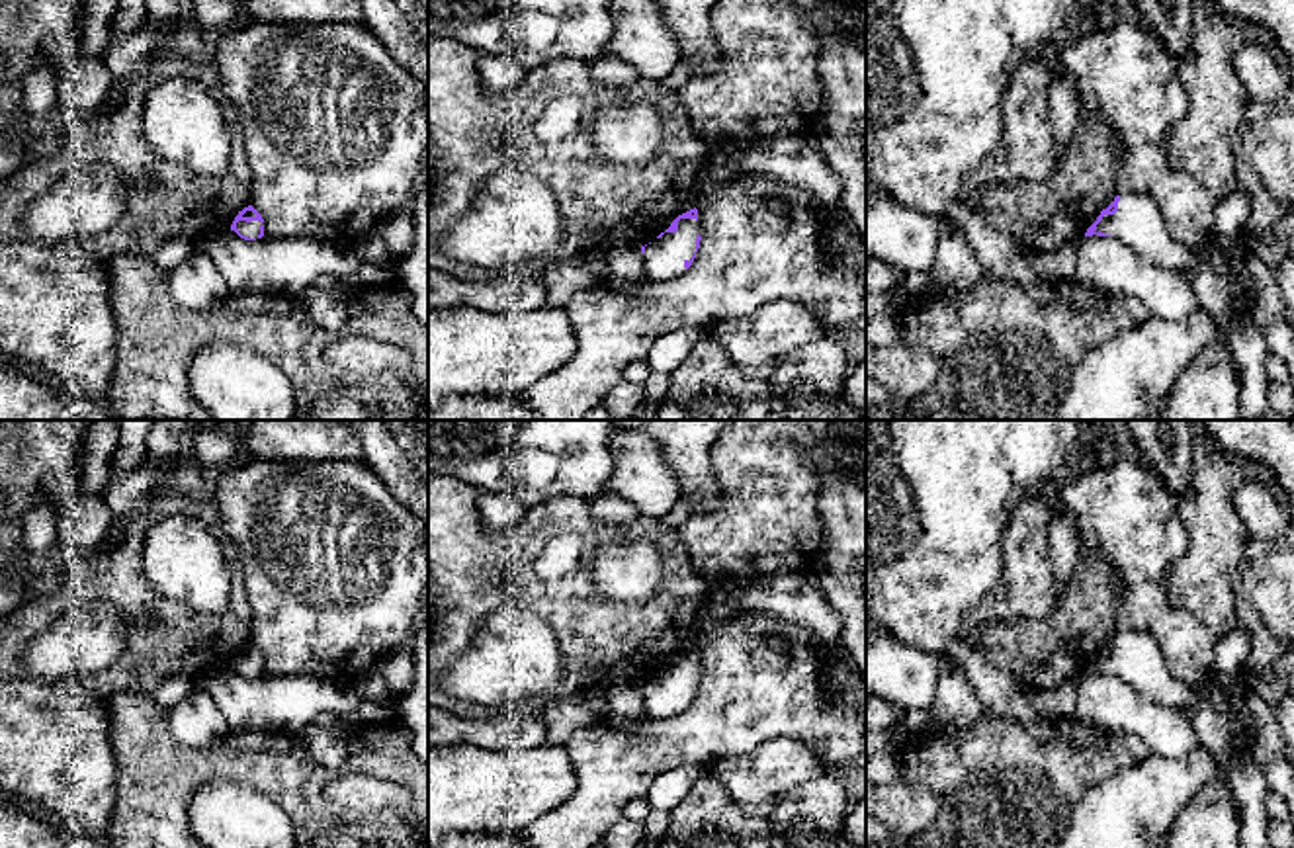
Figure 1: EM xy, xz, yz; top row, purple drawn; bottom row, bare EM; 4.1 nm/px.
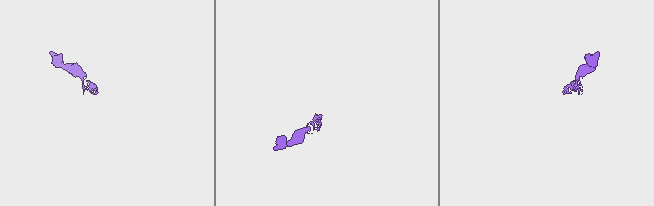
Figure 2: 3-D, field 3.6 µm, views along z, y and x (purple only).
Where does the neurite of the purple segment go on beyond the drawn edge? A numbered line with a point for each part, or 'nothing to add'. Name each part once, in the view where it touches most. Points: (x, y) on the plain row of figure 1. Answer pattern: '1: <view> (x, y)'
1: xy (251, 667)

